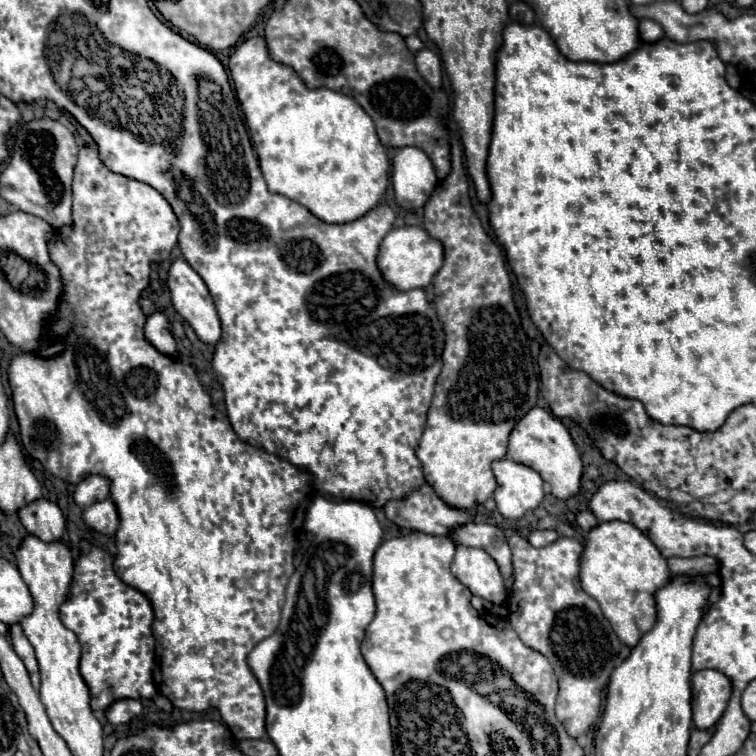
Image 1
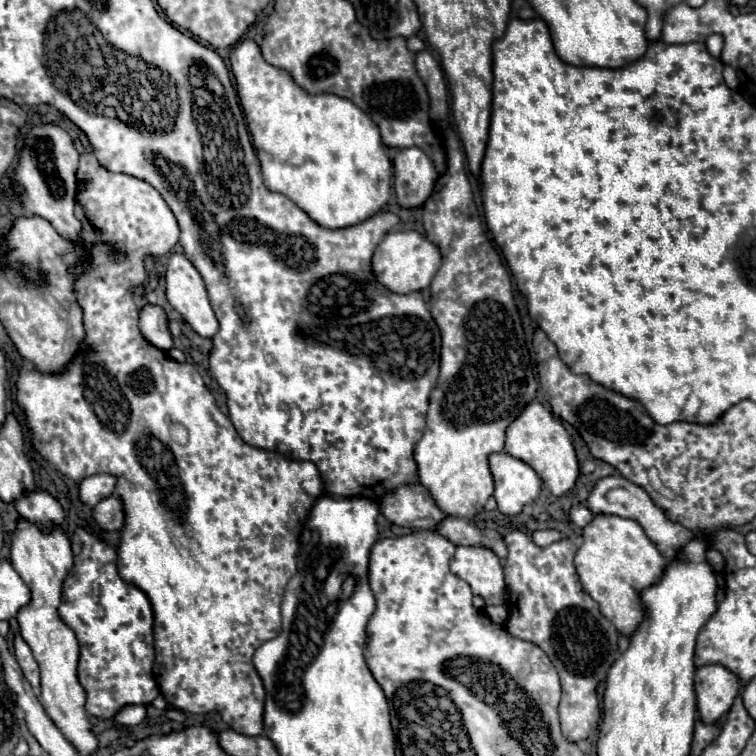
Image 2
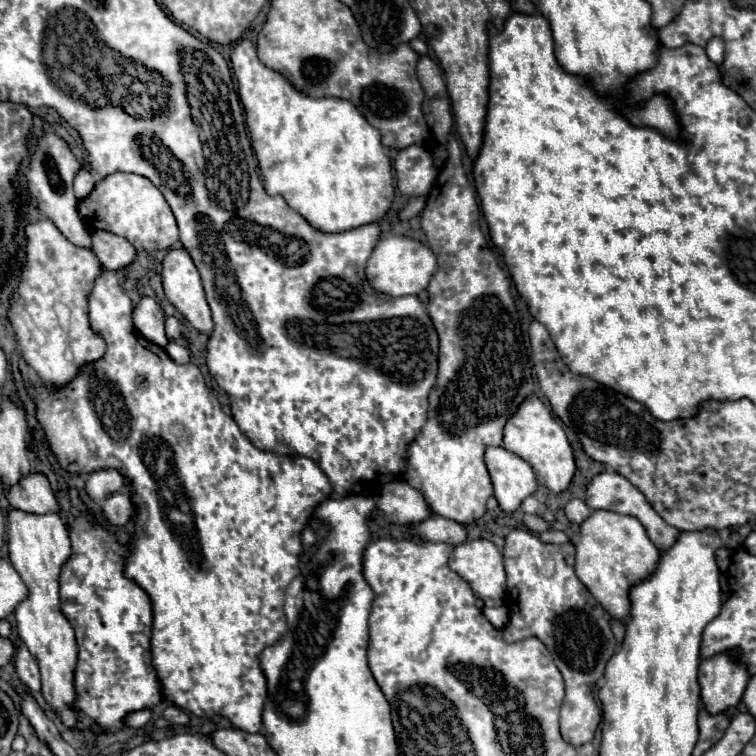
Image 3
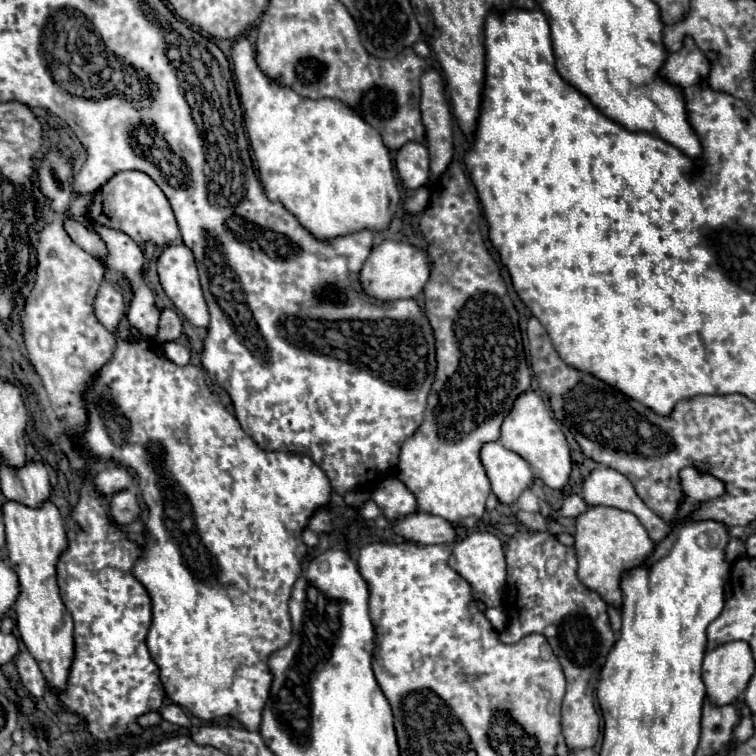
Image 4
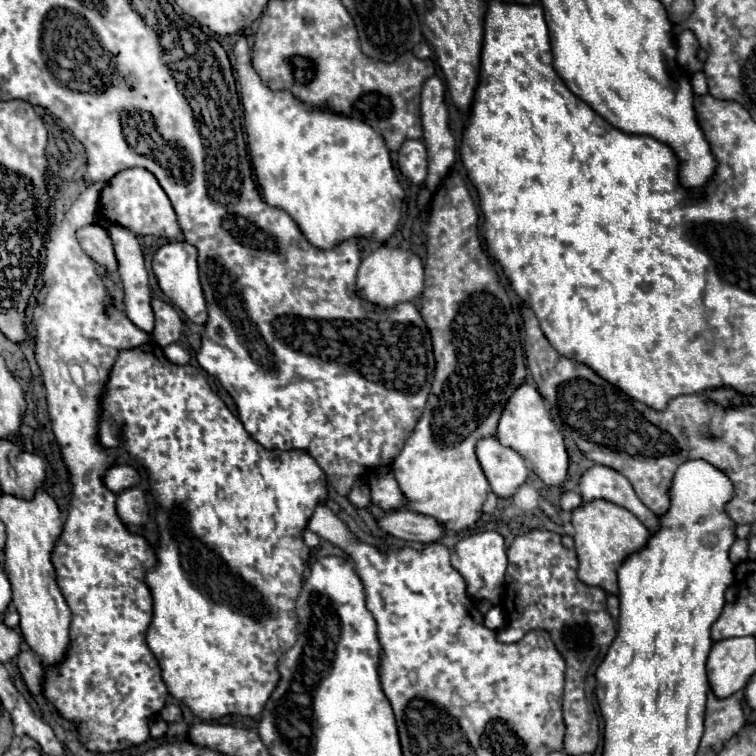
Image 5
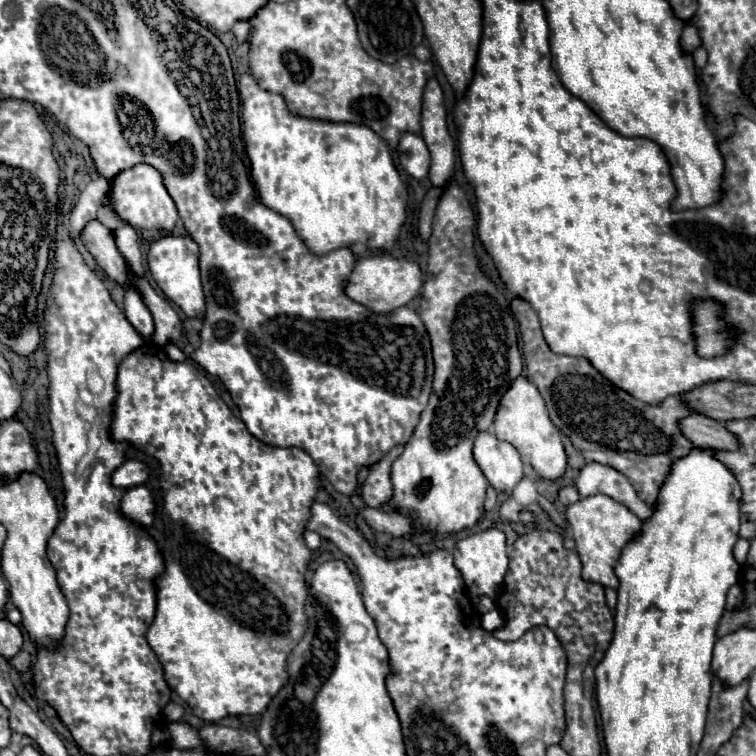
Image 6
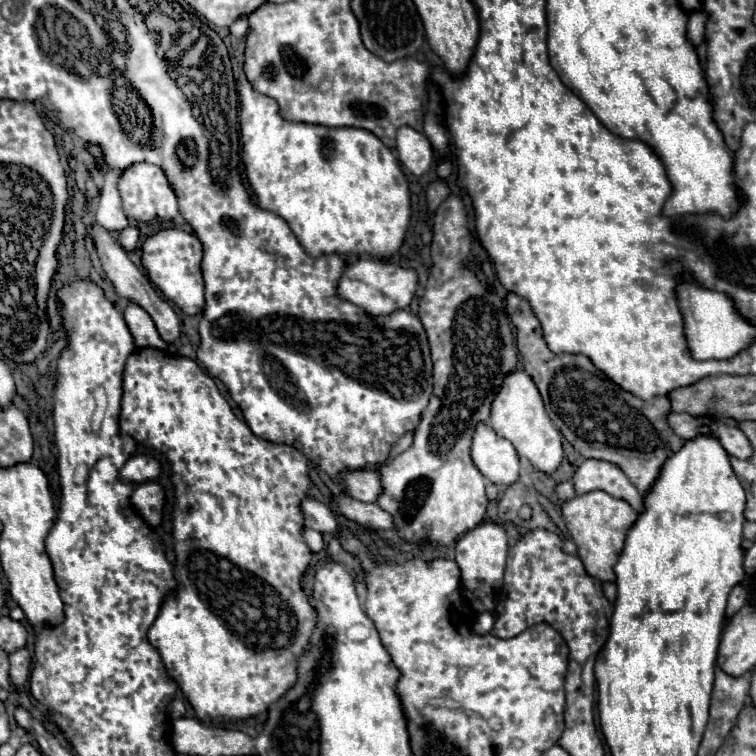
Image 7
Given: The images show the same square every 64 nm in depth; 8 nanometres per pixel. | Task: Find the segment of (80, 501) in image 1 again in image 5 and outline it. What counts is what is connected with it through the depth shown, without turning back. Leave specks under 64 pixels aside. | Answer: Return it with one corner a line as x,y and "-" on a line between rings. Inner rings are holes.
112,466
104,472
104,486
114,494
126,488
132,488
138,482
140,482
140,476
132,466

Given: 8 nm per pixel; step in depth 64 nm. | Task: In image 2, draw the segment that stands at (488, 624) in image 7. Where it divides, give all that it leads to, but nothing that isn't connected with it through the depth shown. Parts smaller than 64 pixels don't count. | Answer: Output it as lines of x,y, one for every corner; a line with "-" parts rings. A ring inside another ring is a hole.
486,606
486,614
490,616
492,622
504,624
508,618
508,608
506,606

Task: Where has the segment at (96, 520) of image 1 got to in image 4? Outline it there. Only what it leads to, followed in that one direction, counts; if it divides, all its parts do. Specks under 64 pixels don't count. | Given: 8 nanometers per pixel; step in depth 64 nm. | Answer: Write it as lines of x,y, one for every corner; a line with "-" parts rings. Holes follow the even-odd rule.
124,490
110,498
110,516
118,526
134,522
138,514
140,514
140,506
136,500
136,494

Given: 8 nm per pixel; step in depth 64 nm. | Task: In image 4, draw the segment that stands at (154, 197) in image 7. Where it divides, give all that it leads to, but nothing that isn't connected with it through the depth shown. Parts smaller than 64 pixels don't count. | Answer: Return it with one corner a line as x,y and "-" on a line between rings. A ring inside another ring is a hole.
118,172
94,194
92,208
88,210
96,224
104,224
118,232
128,234
136,244
152,242
156,246
170,246
178,240
180,230
170,208
168,198
156,182
144,172

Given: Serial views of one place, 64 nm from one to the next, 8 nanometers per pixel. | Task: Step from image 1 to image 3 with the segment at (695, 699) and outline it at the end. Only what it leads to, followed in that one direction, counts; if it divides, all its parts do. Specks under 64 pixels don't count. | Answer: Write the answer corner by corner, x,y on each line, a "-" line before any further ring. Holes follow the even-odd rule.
718,654
700,664
700,698
708,712
726,712
738,706
748,684
748,670
730,656

